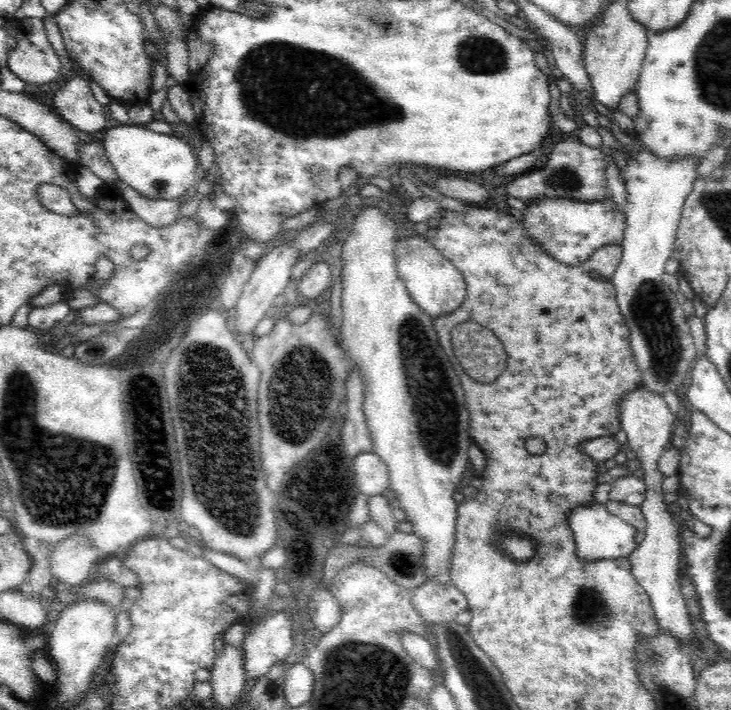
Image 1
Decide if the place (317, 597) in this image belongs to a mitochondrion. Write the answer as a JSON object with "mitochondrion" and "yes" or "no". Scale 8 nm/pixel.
{"mitochondrion":"no"}

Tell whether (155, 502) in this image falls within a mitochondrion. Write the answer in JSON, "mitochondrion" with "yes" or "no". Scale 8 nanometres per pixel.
{"mitochondrion":"yes"}

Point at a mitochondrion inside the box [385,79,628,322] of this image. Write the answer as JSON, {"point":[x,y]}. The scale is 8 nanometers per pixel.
{"point":[563,177]}

